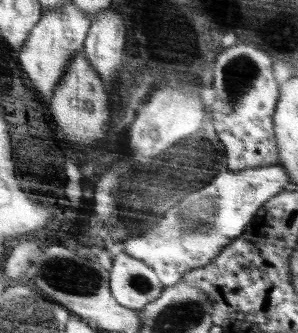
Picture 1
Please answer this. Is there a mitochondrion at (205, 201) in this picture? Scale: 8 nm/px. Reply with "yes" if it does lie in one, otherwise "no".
yes

